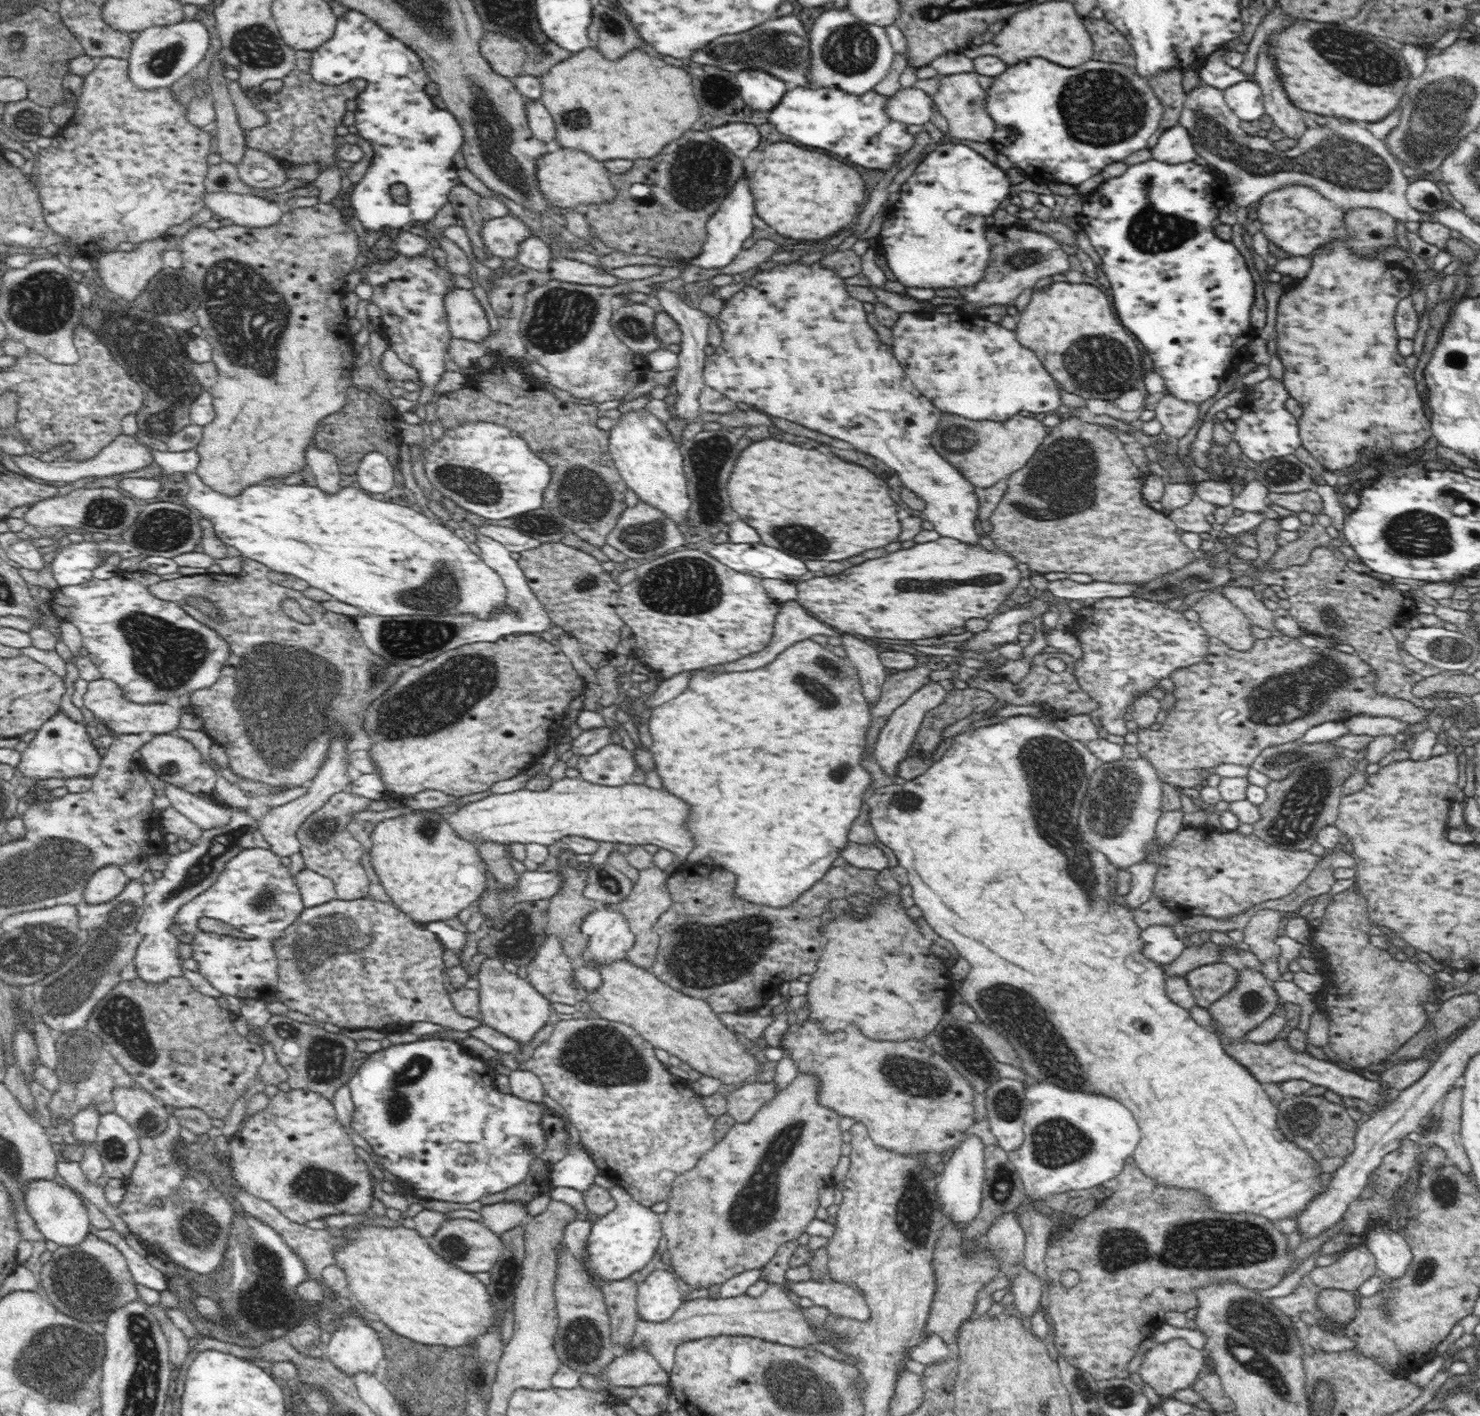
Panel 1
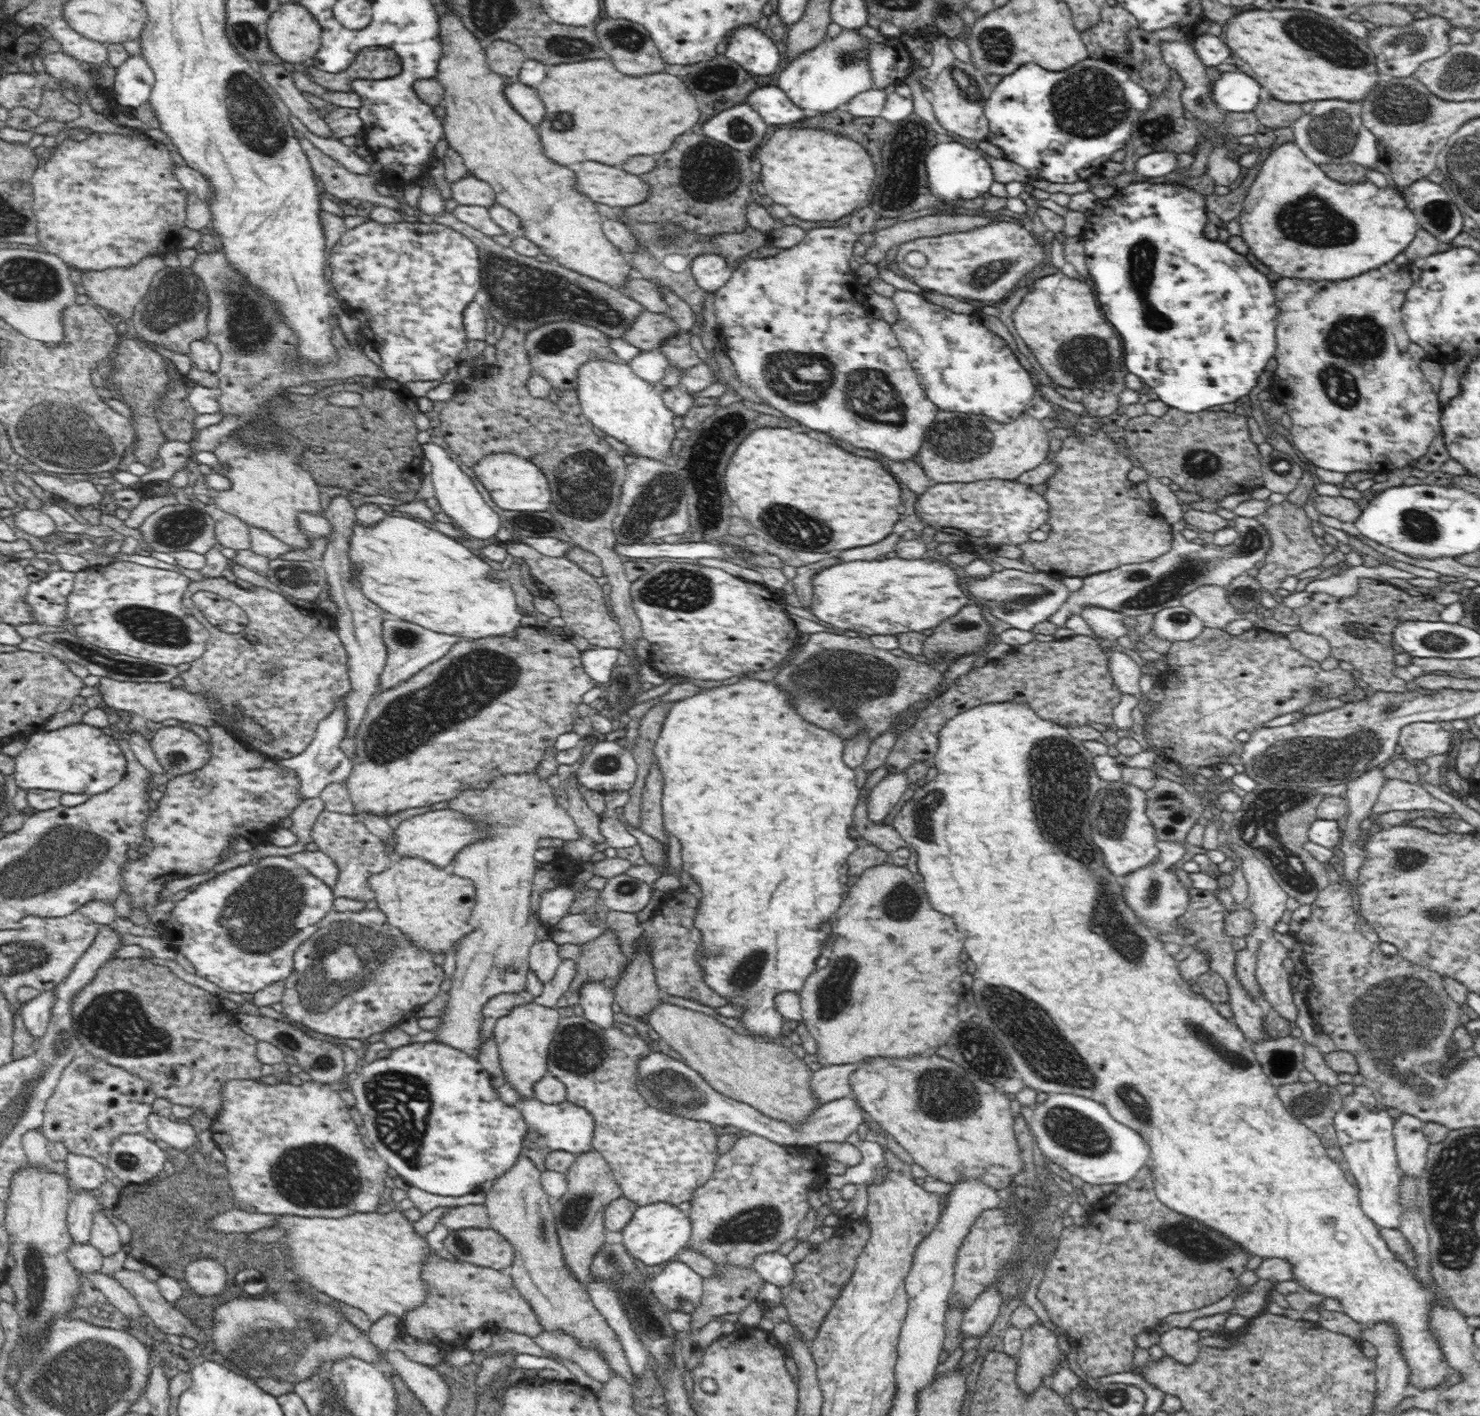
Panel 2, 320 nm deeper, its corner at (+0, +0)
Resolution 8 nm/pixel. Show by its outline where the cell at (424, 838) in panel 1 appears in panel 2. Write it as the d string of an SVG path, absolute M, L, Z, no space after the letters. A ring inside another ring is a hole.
M409 856L396 858L390 868L386 868L378 874L372 874L368 878L368 884L375 892L377 908L386 915L388 923L402 931L402 934L407 936L417 948L432 952L434 955L438 952L447 953L448 950L452 950L452 946L458 940L448 940L448 938L458 936L458 928L462 928L468 922L475 905L475 886L469 878L456 876L449 872L446 867L436 868L427 860L417 856L414 858Z

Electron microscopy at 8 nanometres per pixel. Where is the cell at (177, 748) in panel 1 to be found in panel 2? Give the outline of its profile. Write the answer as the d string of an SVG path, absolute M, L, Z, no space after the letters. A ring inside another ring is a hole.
M158 725L149 741L152 754L170 777L198 770L210 762L210 745L192 730Z

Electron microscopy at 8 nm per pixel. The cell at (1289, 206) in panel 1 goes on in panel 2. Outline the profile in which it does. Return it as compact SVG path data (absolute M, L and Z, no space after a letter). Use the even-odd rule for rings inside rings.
M1286 142L1282 146L1275 148L1264 160L1263 166L1256 176L1256 180L1250 186L1250 191L1246 194L1243 201L1243 208L1239 217L1242 234L1240 237L1244 239L1248 245L1249 252L1254 254L1258 260L1261 260L1270 266L1272 272L1276 272L1282 278L1298 278L1298 280L1343 280L1344 278L1354 278L1368 270L1374 270L1386 262L1392 262L1400 252L1403 252L1414 241L1415 235L1418 233L1418 224L1413 212L1407 207L1405 199L1401 195L1398 188L1378 188L1372 182L1354 182L1354 184L1340 184L1334 182L1323 173L1319 166L1316 166L1302 152L1302 149L1294 142Z

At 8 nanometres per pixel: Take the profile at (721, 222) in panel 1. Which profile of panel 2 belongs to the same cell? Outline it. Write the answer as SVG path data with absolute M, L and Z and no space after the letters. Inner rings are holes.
M700 254L693 259L691 274L704 292L716 292L731 278L733 269L720 254Z

